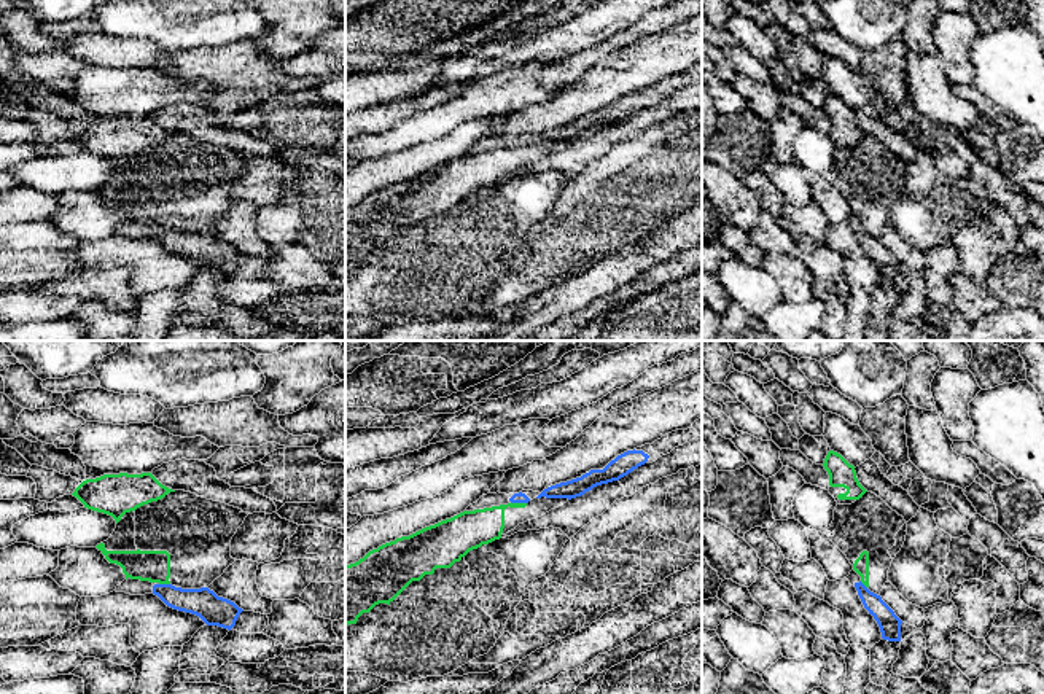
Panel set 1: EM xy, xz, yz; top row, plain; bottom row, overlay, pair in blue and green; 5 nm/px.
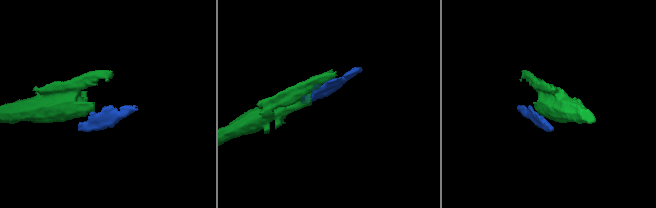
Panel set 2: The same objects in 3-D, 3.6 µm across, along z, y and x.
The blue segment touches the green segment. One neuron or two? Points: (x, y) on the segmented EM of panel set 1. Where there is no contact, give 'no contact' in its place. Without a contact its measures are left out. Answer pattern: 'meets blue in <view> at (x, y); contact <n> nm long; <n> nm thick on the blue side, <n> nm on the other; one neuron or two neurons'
meets blue in xz at (519, 502); contact 80 nm long; 50 nm thick on the blue side, 180 nm on the other; two neurons

